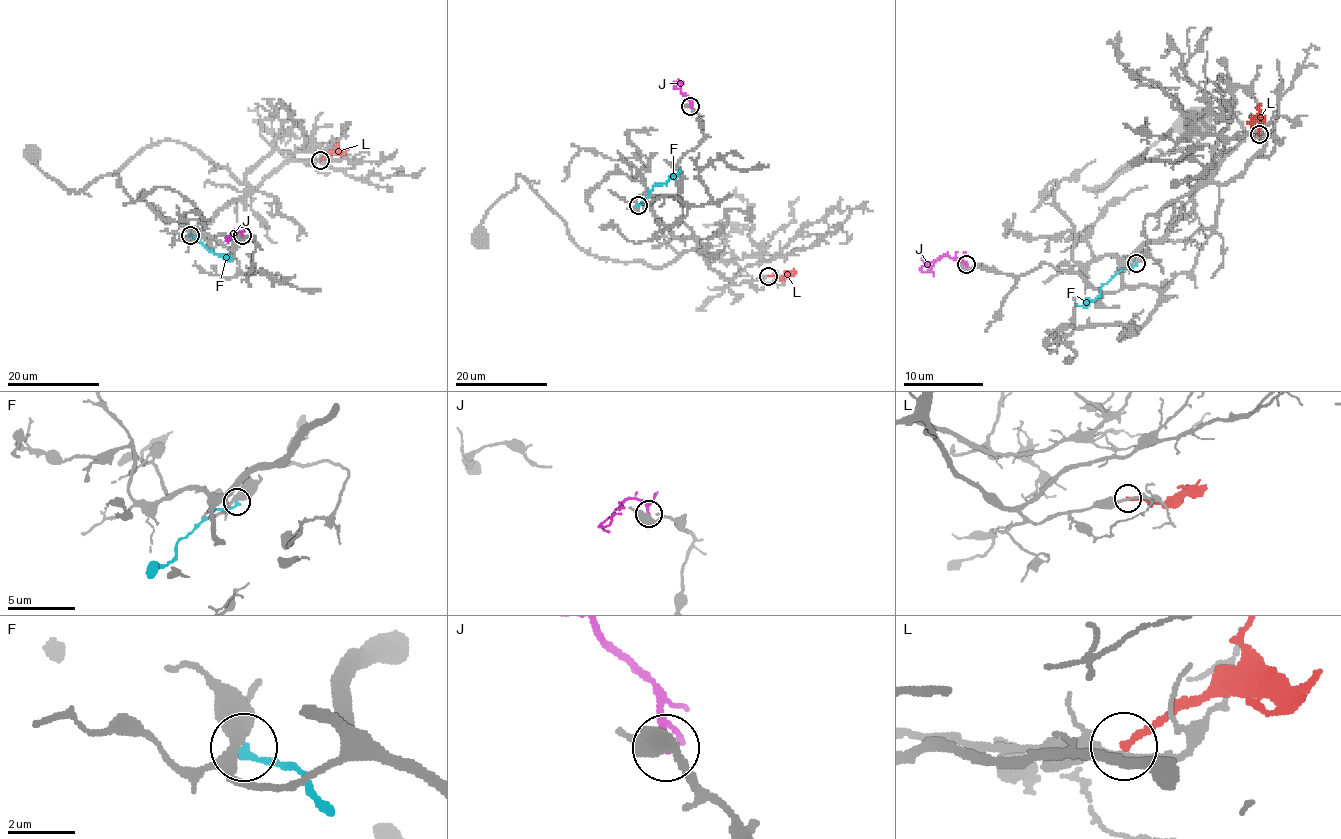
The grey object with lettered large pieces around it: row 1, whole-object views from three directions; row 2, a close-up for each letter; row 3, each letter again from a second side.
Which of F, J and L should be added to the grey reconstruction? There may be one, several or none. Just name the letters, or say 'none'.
none

